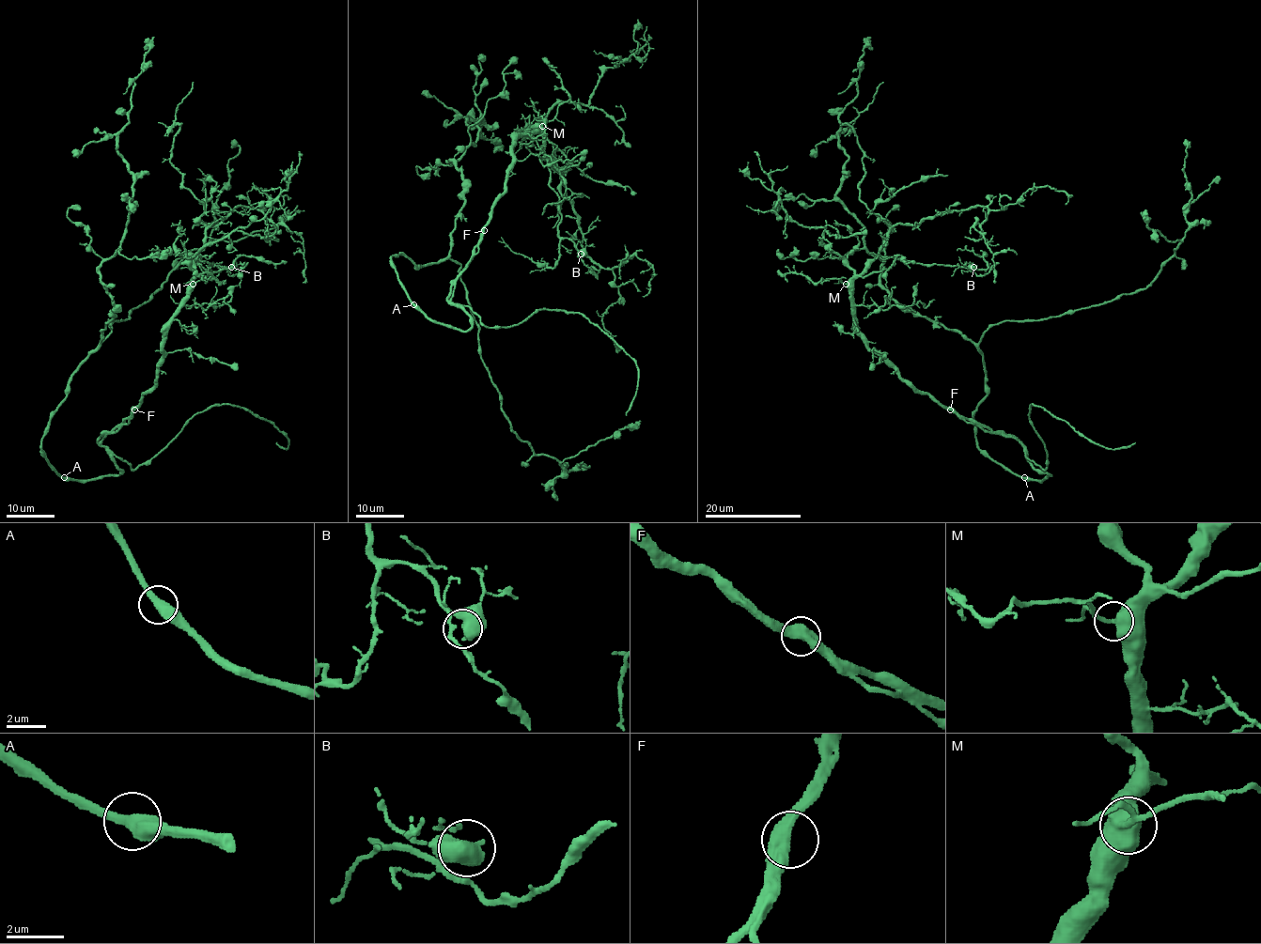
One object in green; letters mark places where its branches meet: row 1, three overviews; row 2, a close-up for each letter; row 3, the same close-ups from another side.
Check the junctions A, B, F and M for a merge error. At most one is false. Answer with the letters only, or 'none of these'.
none of these

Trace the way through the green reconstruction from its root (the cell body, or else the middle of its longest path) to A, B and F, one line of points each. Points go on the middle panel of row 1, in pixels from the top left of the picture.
A: (451, 328), (428, 320), (413, 304)
B: (451, 328), (471, 326), (451, 299), (504, 193), (518, 137), (543, 136), (558, 235), (581, 254)
F: (451, 328), (466, 332), (471, 326), (471, 317), (451, 299), (457, 277), (484, 230)

